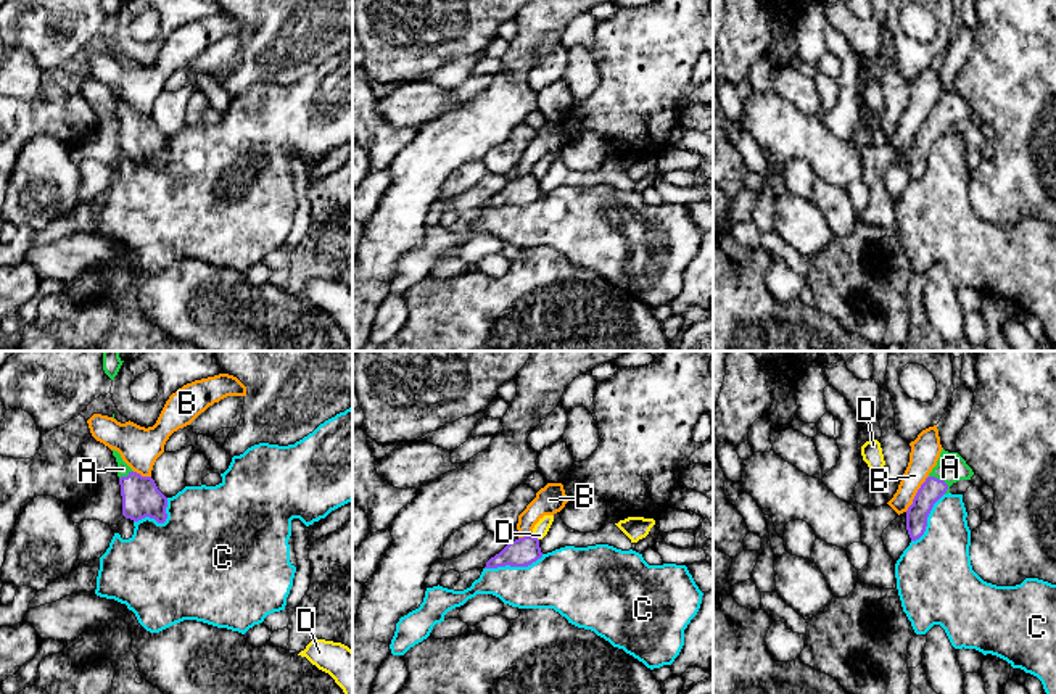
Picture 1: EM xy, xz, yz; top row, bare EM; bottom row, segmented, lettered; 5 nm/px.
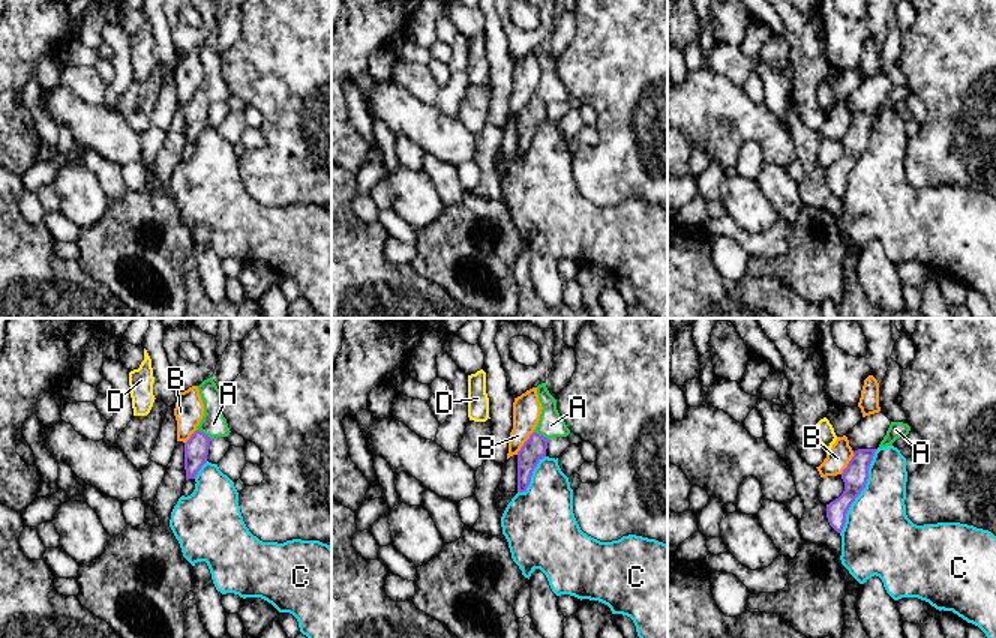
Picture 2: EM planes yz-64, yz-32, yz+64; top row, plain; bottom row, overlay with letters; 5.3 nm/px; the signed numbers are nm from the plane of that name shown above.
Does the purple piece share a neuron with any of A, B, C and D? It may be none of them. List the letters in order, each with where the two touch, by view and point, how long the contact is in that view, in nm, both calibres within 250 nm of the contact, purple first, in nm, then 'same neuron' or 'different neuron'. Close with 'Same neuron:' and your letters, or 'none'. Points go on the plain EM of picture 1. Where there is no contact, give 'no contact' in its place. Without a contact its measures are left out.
A: contact yz (942, 119); length 130 nm; calibres 110 and 150 nm; same neuron
B: contact yz (916, 132); length 220 nm; calibres 110 and 150 nm; different neuron
C: contact xz (514, 205); length 300 nm; calibres 140 and 300 nm; different neuron
D: contact xz (533, 176); length 50 nm; calibres 140 and 70 nm; different neuron
Same neuron: A

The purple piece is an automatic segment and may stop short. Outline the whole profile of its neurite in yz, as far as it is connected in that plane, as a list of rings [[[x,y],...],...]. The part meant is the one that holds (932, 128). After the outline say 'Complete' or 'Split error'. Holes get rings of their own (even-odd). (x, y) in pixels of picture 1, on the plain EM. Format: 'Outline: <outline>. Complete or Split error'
Outline: [[[942,89],[937,105],[921,124],[913,143],[906,150],[906,169],[911,180],[924,174],[934,143],[950,132],[950,126],[959,119],[971,119],[972,114],[972,108],[958,92]]]. Split error

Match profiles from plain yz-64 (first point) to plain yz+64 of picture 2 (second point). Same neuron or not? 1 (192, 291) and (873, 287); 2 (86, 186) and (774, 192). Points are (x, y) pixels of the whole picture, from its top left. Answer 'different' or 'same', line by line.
1: different
2: different

